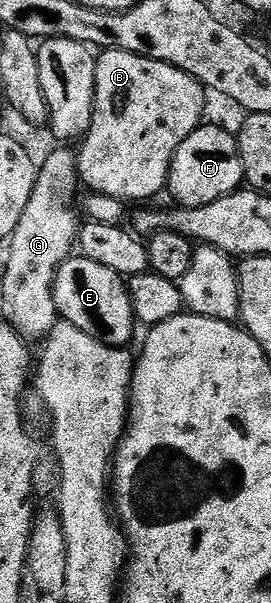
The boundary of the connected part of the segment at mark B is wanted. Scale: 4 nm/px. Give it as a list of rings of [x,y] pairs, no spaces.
[[[124,50],[102,51],[95,59],[95,103],[93,104],[91,127],[89,128],[87,137],[82,139],[81,145],[77,150],[80,183],[82,183],[88,191],[120,198],[125,204],[132,204],[131,202],[143,204],[146,203],[143,202],[146,198],[155,198],[159,193],[162,195],[167,188],[167,177],[171,171],[171,161],[177,152],[177,148],[181,148],[183,141],[204,121],[203,109],[207,106],[207,97],[209,97],[209,94],[205,87],[203,87],[193,76],[181,72],[181,68],[170,66],[164,62],[158,62],[152,58],[146,58],[140,54],[125,52]]]

